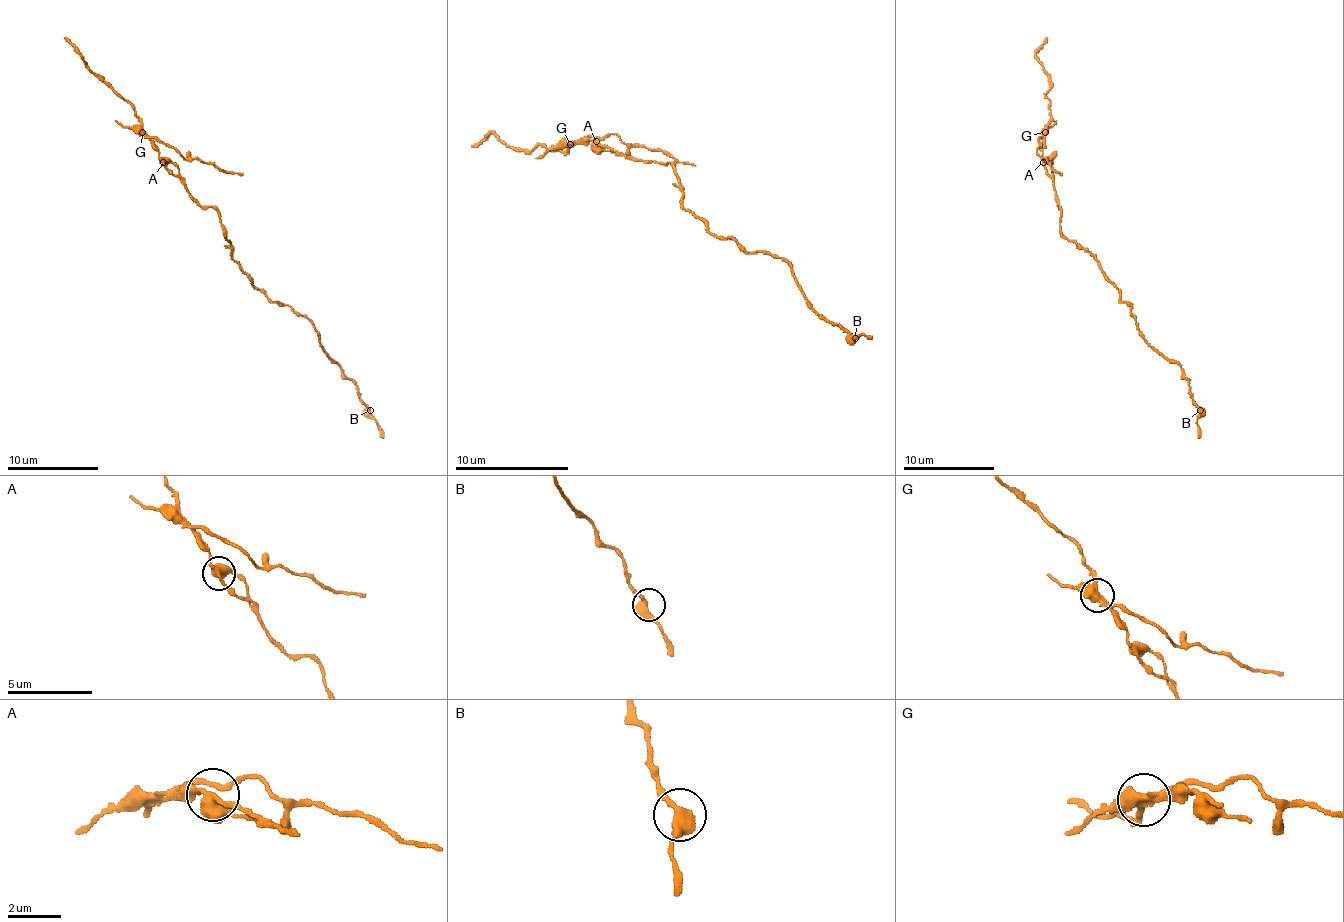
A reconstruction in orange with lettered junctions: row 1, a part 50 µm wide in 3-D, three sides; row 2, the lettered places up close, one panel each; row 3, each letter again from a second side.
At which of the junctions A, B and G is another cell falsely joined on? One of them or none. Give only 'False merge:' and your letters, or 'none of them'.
False merge: G

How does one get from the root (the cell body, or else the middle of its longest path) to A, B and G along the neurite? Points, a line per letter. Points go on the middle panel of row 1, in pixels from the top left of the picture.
A: (681, 184), (676, 170), (667, 161), (664, 164), (636, 161), (627, 156), (619, 156), (596, 141)
B: (681, 184), (681, 204), (710, 233), (733, 238), (747, 252), (781, 258), (807, 304), (855, 338)
G: (681, 184), (676, 170), (667, 161), (664, 164), (636, 161), (590, 141), (570, 144)

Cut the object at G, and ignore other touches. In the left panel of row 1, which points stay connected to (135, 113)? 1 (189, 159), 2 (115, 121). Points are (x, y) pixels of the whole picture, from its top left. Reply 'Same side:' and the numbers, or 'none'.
Same side: none

